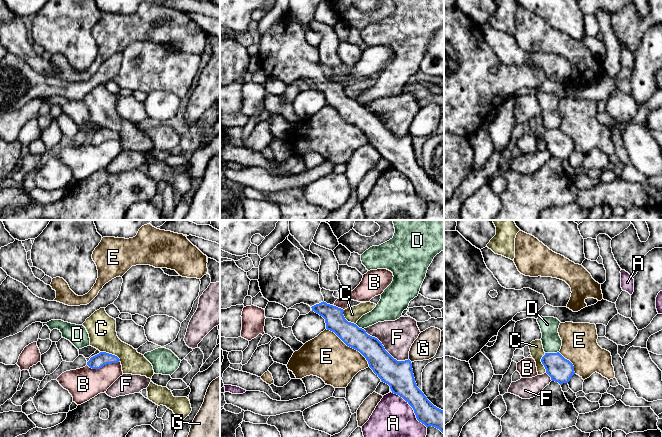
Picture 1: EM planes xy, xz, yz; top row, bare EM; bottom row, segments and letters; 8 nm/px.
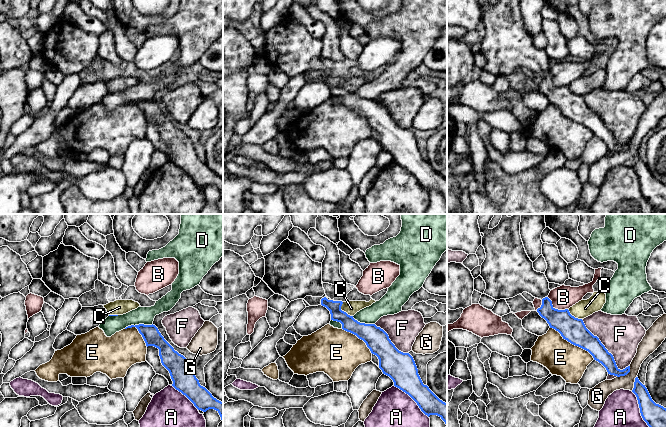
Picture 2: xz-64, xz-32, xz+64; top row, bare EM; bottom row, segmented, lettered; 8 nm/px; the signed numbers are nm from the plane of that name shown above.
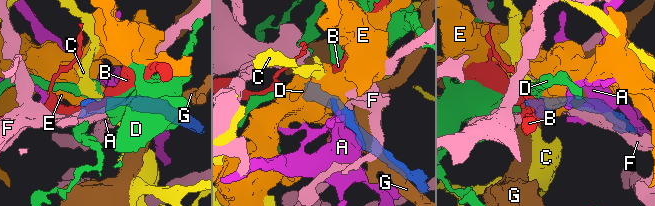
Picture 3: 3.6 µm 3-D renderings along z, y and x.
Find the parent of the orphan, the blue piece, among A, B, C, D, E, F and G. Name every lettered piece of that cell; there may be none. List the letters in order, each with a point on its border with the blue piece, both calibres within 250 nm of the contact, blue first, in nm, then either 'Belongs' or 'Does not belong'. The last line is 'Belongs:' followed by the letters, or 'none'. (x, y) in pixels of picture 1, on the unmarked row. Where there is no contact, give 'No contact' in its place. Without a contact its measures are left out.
A: Touches blue at xz (412, 183). Thickness 220 nm (blue) against 420 nm. Does not belong
B: Touches blue at xy (103, 141). Thickness 110 nm (blue) against 260 nm. Does not belong
C: Touches blue at xy (110, 130). Thickness 110 nm (blue) against 220 nm. Does not belong
D: Touches blue at yz (551, 129). Thickness 200 nm (blue) against 160 nm. Does not belong
E: Touches blue at xz (350, 122). Thickness 180 nm (blue) against 360 nm. Does not belong
F: Touches blue at xz (384, 125). Thickness 220 nm (blue) against 260 nm. Does not belong
G: Touches blue at xz (409, 136). Thickness 220 nm (blue) against 200 nm. Does not belong
Belongs: none

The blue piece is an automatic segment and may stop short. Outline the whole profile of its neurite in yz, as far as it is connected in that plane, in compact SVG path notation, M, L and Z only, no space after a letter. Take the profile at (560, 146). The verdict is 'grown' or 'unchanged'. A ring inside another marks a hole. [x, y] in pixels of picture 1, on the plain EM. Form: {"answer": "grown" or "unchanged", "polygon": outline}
{"answer": "unchanged", "polygon": "M559 128L545 129L541 138L546 145L546 149L551 153L551 156L558 158L560 161L568 159L575 150L573 140Z"}

